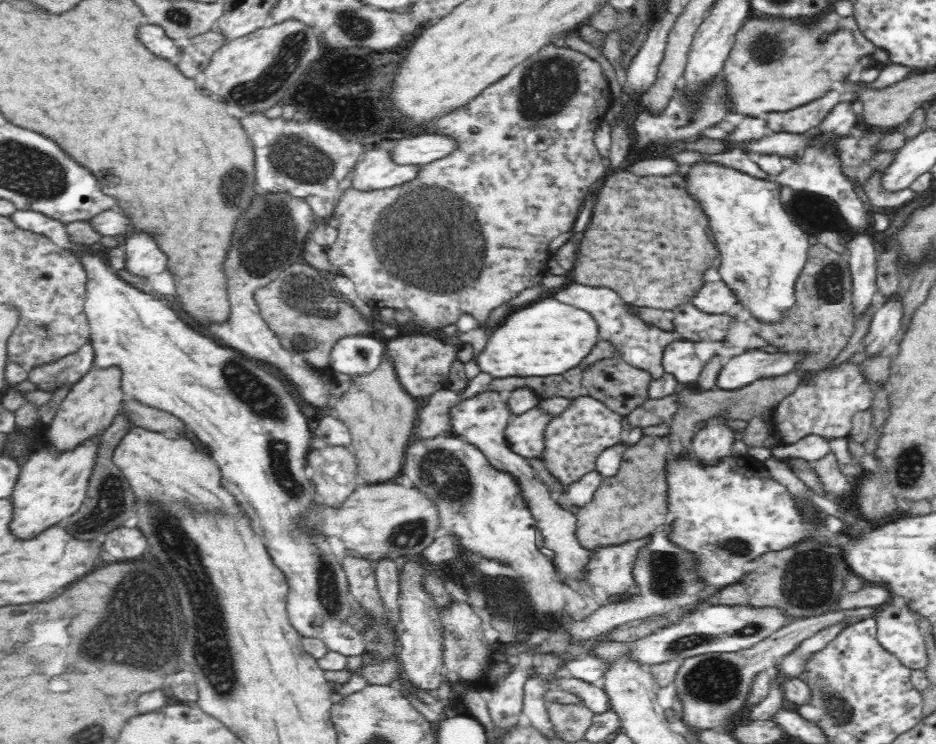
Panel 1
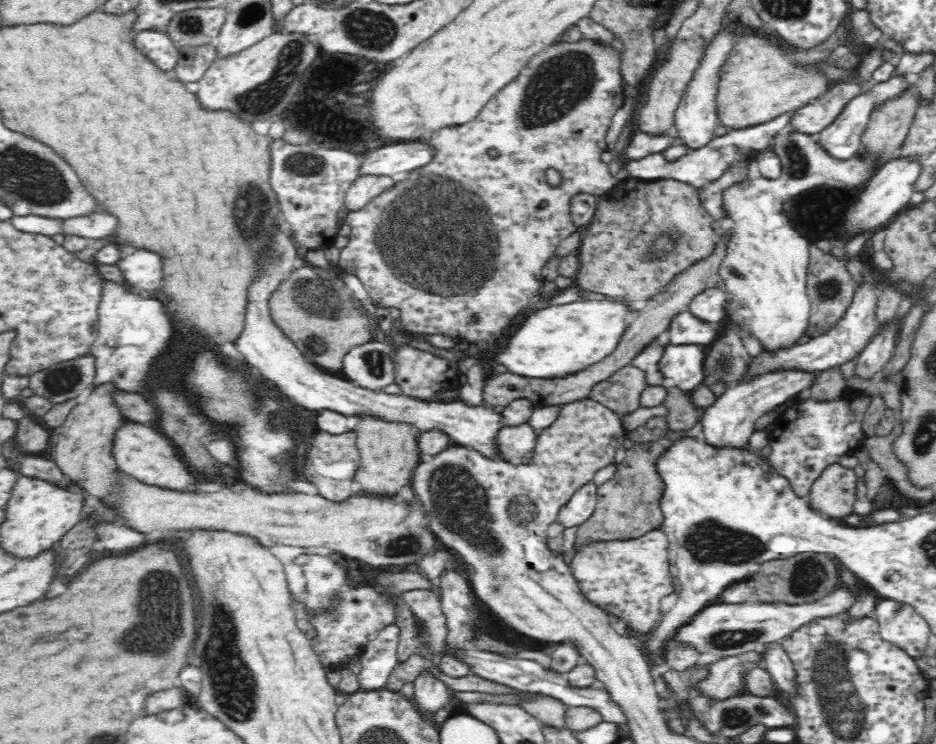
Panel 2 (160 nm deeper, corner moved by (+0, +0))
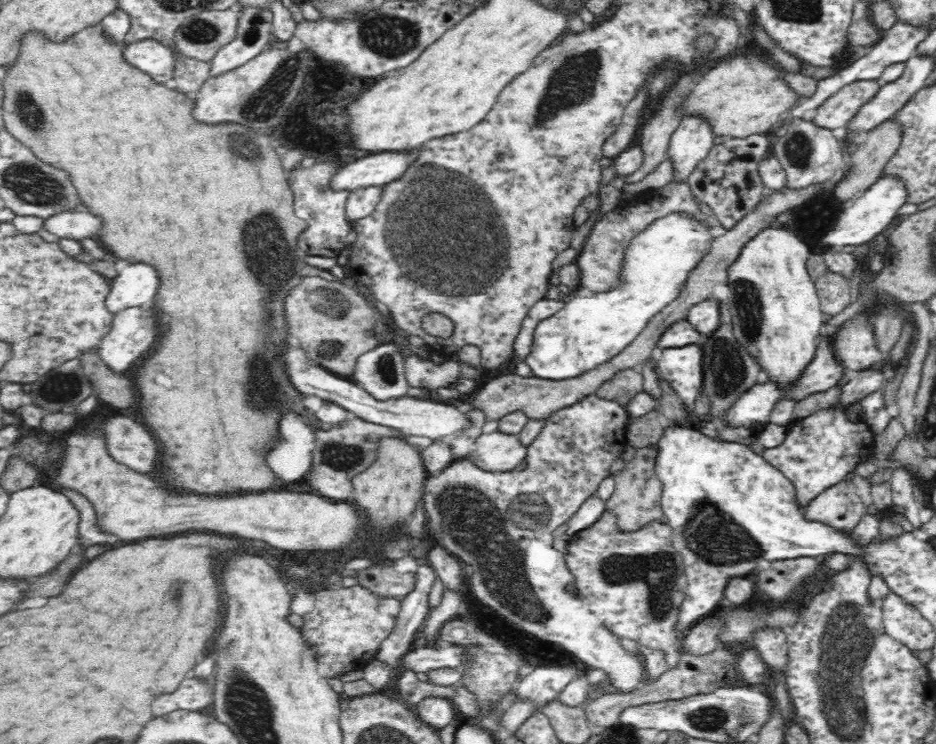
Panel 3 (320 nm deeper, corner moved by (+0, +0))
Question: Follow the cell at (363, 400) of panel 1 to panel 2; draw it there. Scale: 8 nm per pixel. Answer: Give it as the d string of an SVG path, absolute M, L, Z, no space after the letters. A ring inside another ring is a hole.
M364 415L356 422L354 430L361 456L352 478L358 492L395 495L402 487L411 486L413 470L420 458L418 434L412 434L412 425Z

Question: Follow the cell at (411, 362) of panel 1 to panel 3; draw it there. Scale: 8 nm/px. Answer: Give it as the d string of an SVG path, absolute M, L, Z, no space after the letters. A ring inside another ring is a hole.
M406 353L405 375L414 392L435 392L437 388L446 388L458 382L460 366L457 361L447 360L443 364L434 364L420 356Z

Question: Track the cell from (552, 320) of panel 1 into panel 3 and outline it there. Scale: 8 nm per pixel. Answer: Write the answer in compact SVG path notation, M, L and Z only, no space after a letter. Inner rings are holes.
M673 212L668 218L654 220L636 242L628 244L628 262L622 262L619 286L606 292L570 294L563 310L538 324L532 352L526 358L532 372L538 378L563 381L581 376L620 354L644 331L652 316L682 294L689 272L708 254L709 244L716 238L710 228L700 230L696 222L688 222L688 218Z

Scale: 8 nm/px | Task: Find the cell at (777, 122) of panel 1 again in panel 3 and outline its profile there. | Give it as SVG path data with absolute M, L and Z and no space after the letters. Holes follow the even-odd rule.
M858 80L843 86L817 108L813 124L830 130L848 124L862 106L876 96L880 87L877 80Z

